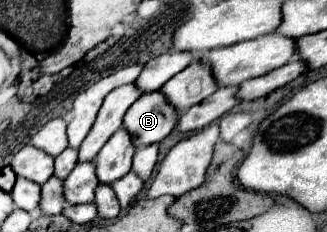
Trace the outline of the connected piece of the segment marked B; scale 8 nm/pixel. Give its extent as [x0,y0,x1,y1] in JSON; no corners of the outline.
[123,91,177,147]

